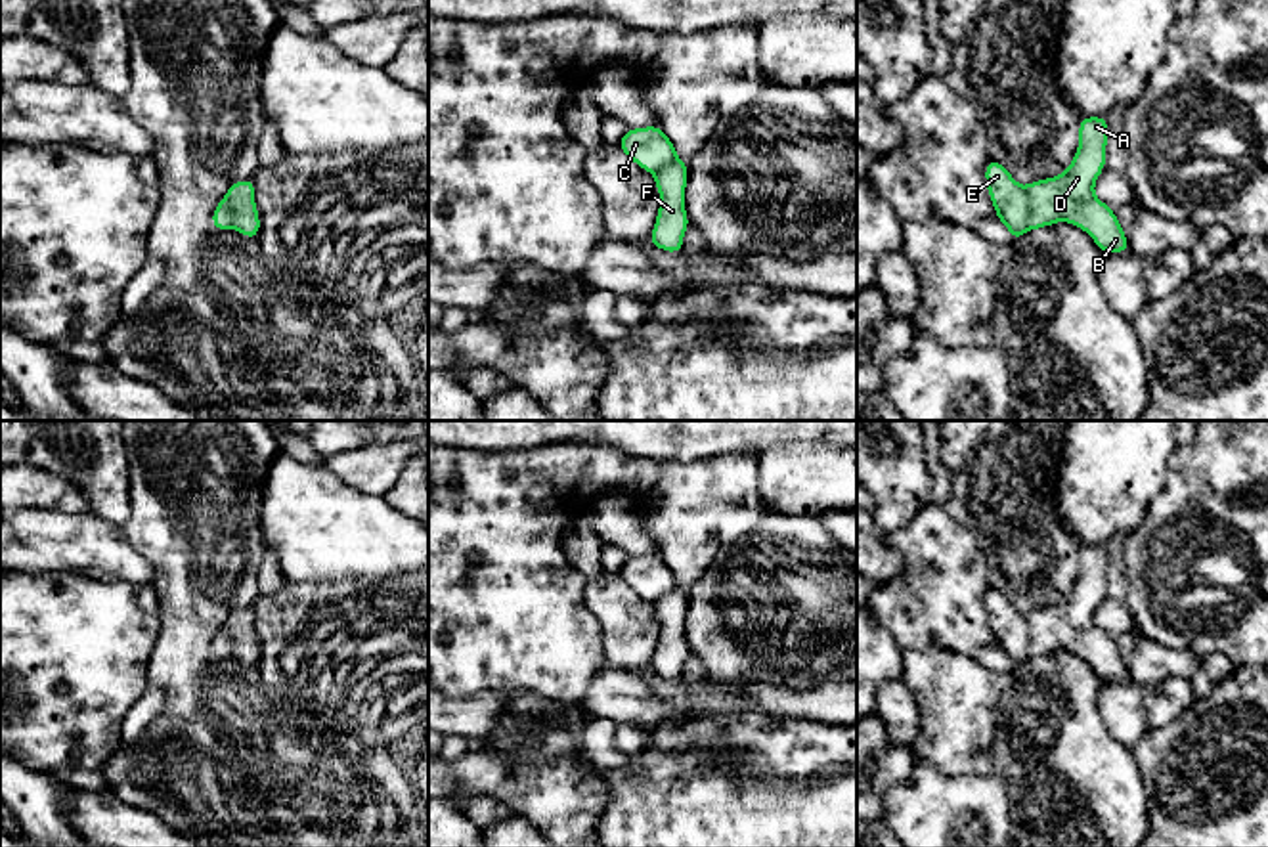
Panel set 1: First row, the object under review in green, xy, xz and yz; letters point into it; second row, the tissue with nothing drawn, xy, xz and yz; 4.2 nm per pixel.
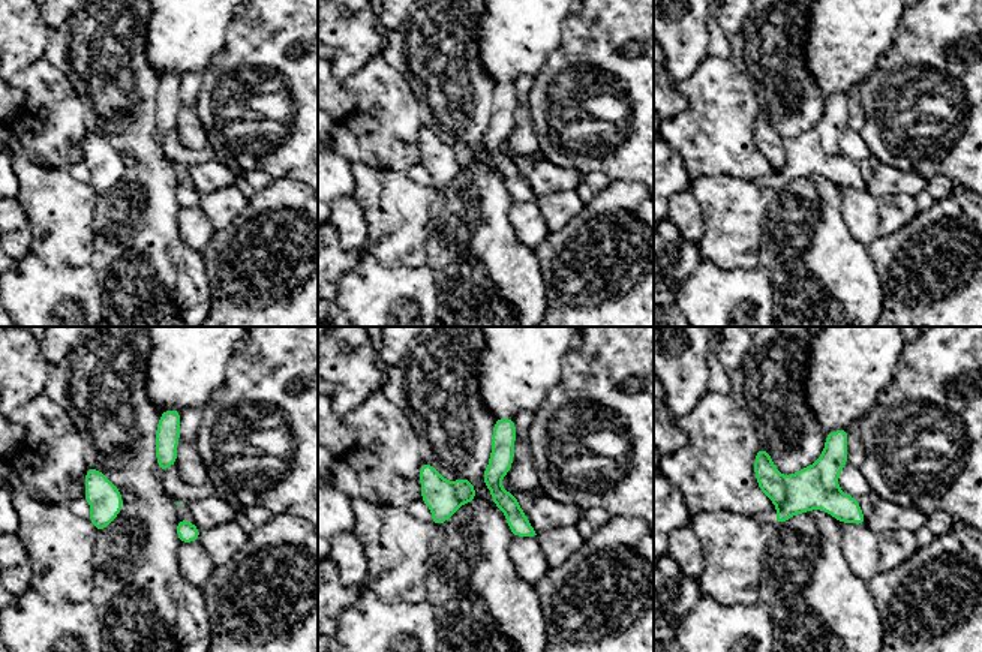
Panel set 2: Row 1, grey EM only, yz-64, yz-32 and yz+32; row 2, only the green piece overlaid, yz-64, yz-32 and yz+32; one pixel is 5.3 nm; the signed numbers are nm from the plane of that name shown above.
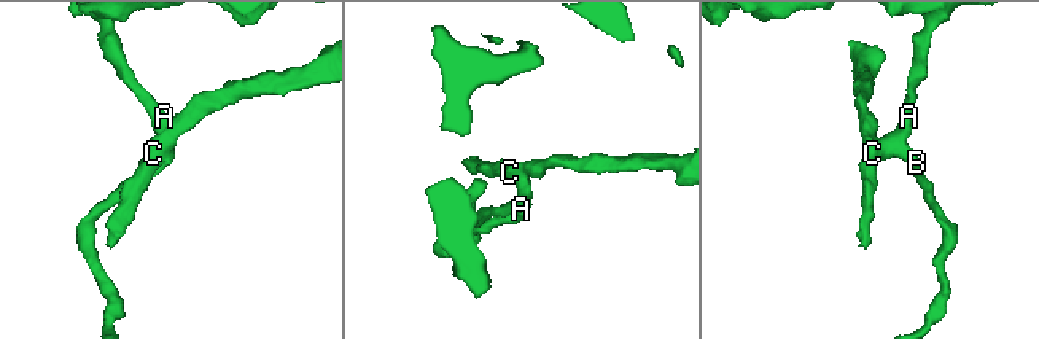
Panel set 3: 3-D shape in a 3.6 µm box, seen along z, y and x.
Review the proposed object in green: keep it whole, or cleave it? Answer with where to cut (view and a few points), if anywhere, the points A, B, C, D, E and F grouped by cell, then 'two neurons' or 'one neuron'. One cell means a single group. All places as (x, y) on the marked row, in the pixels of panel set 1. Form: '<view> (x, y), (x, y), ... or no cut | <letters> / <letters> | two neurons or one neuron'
yz (1024, 188), (1029, 199), (1029, 230) | A B D F / C E | two neurons

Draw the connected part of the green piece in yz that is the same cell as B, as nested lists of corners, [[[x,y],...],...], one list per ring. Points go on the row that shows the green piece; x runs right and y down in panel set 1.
[[[1084,117],[1079,124],[1079,147],[1071,164],[1054,178],[1025,185],[1029,197],[1031,229],[1069,222],[1086,231],[1102,252],[1128,252],[1123,231],[1111,206],[1094,193],[1107,159],[1105,117]]]

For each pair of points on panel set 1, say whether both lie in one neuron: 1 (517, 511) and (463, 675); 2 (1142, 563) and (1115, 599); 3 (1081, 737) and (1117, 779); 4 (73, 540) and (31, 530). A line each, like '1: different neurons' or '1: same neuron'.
1: same neuron
2: different neurons
3: same neuron
4: same neuron

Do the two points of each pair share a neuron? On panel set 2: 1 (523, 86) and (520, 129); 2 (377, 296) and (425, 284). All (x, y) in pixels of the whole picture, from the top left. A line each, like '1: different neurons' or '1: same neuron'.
1: same neuron
2: same neuron

